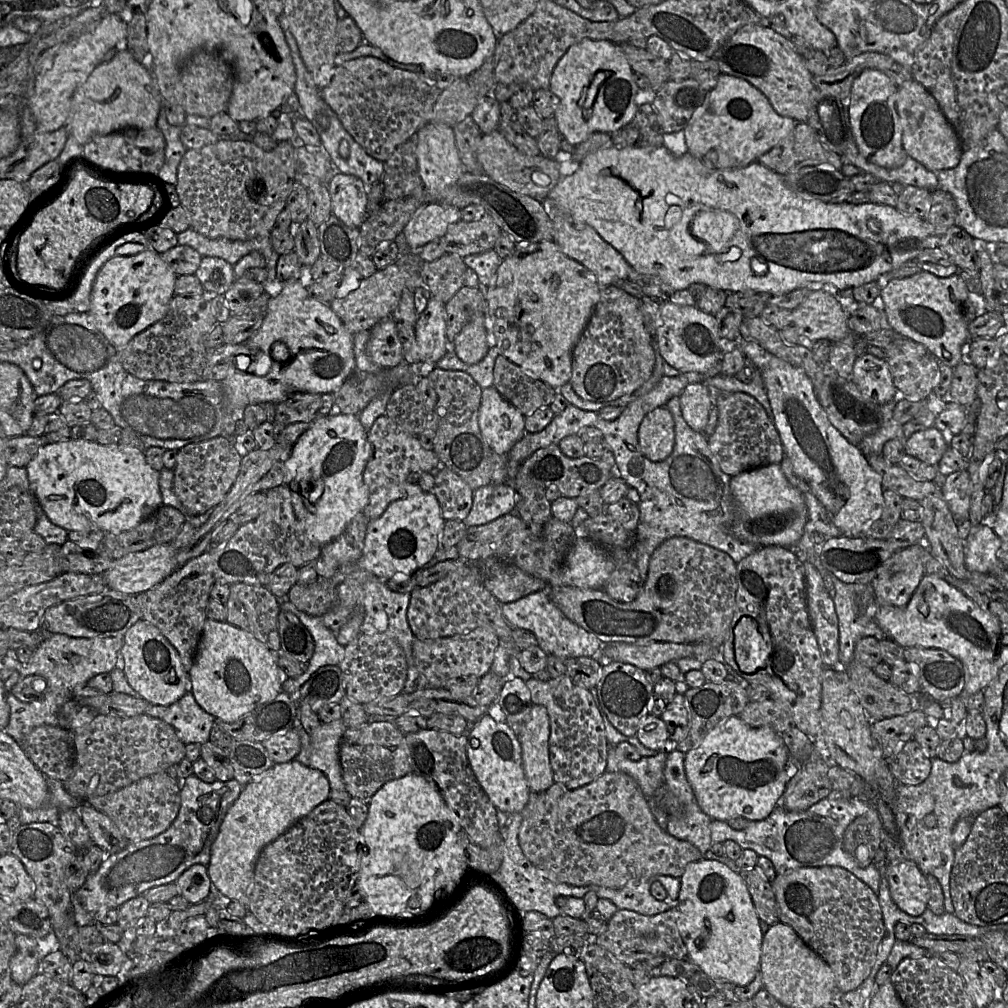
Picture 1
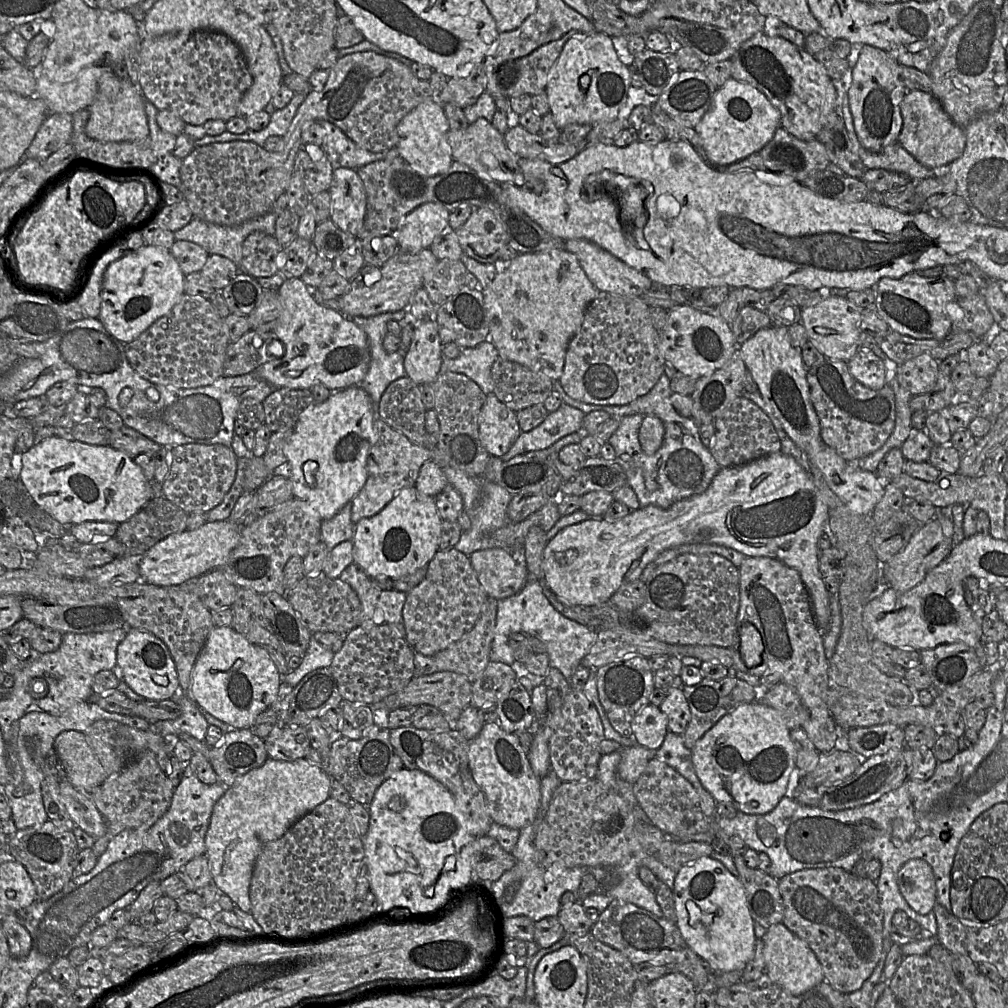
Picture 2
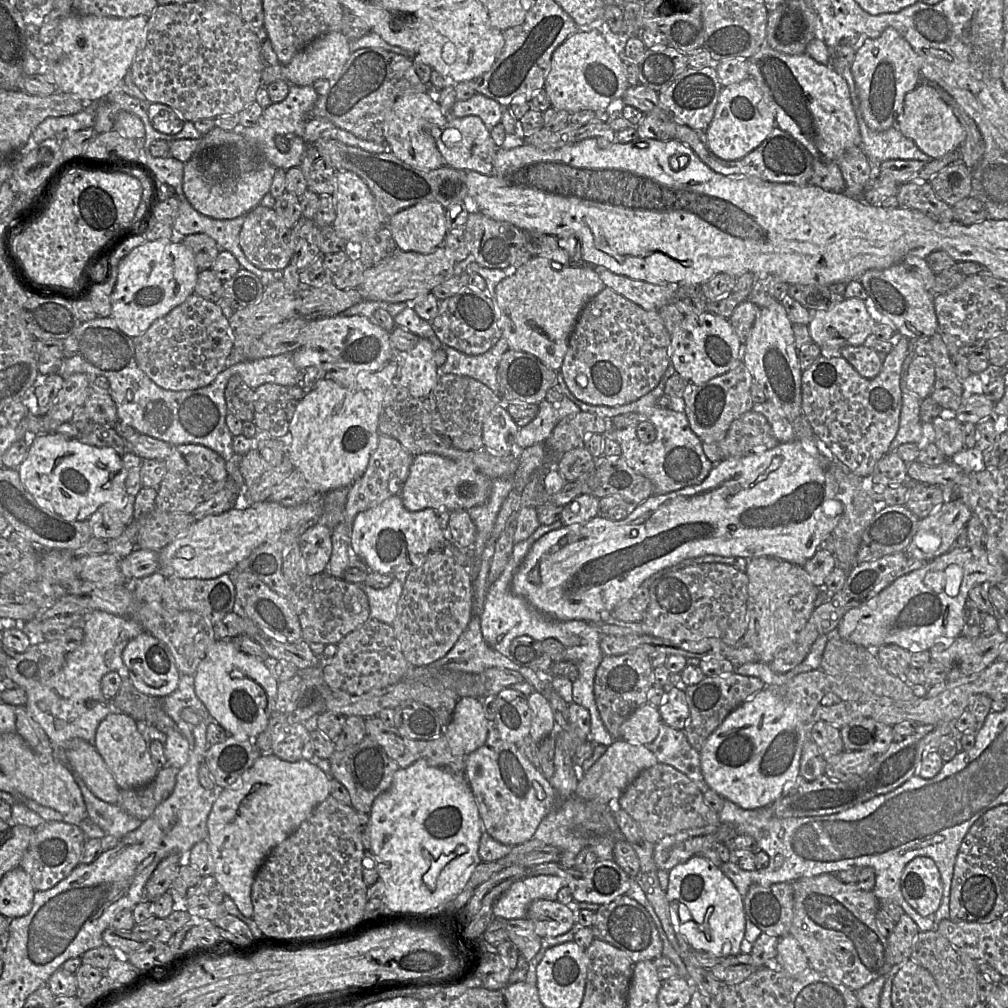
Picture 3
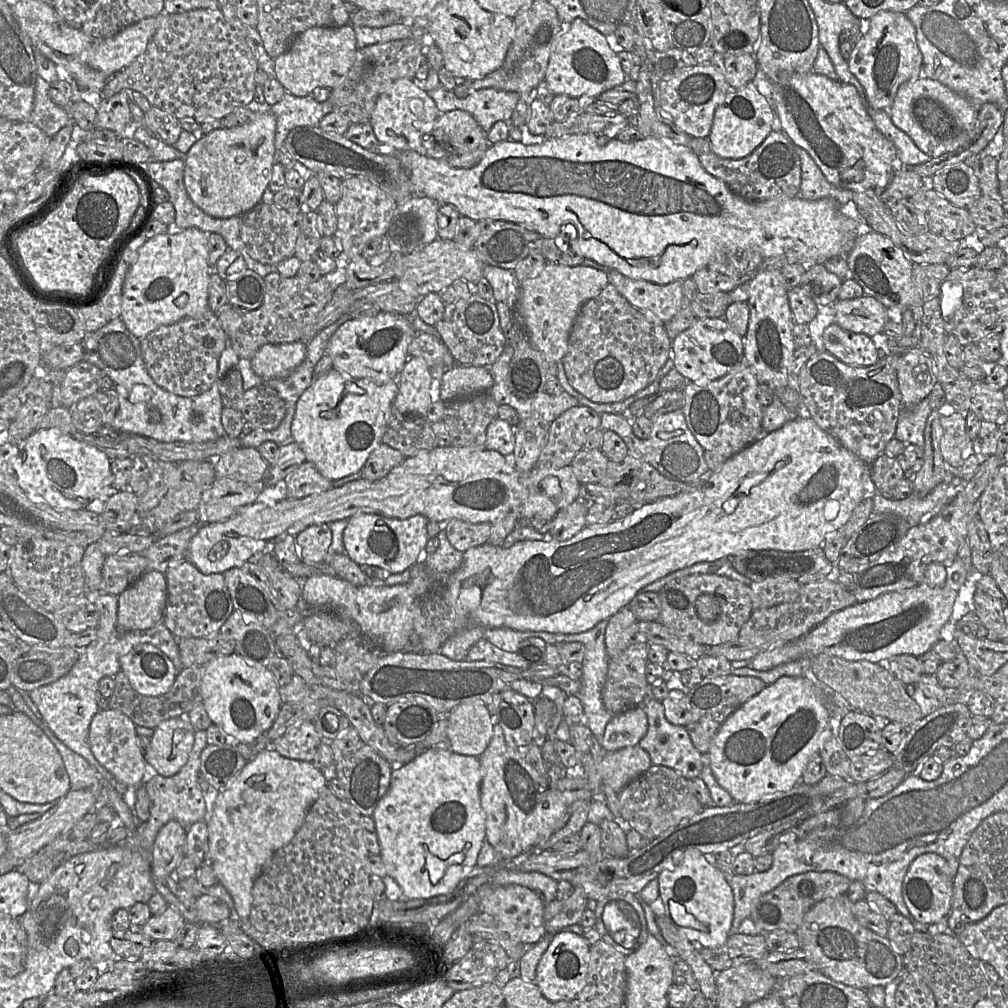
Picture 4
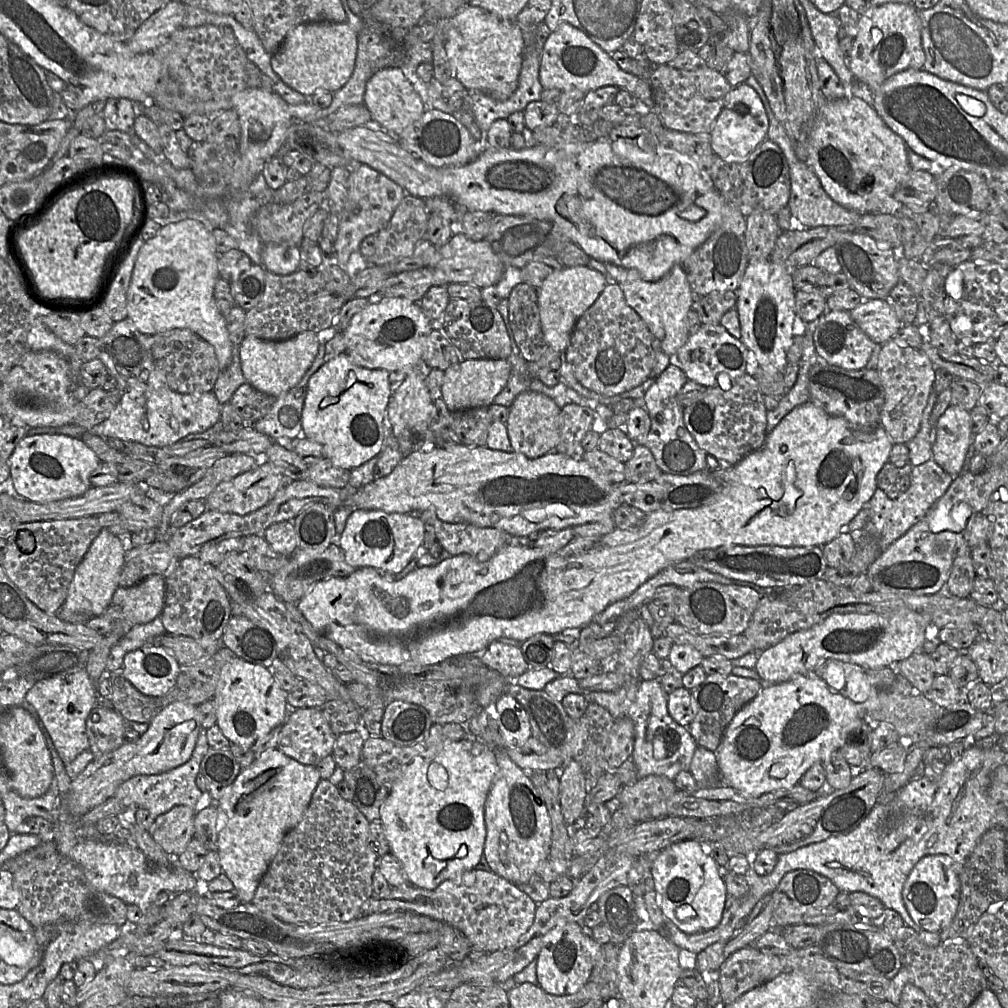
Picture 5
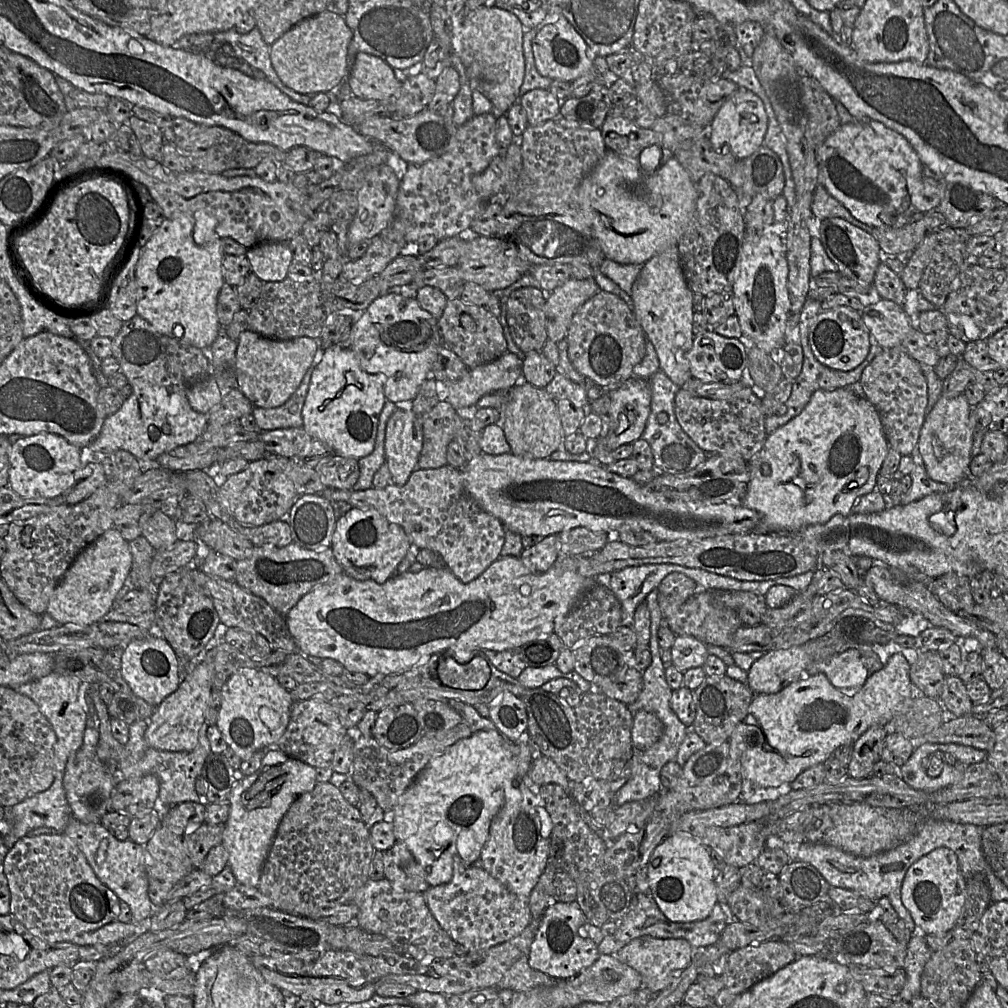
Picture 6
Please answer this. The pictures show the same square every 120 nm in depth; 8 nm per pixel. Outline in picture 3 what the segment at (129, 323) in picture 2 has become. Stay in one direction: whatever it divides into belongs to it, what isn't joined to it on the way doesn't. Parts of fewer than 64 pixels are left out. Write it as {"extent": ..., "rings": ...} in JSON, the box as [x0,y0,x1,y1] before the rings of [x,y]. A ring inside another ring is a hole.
{"extent":[108,236,198,337],"rings":[[[176,236],[175,240],[145,241],[127,257],[123,254],[116,268],[108,268],[108,275],[115,280],[111,295],[111,317],[129,337],[142,335],[156,320],[194,293],[198,272],[192,251],[179,237]]]}

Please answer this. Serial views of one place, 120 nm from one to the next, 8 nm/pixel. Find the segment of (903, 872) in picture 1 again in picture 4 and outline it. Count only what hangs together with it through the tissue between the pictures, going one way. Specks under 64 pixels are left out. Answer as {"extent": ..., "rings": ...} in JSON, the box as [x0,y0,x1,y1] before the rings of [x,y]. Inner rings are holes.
{"extent":[902,853,954,925],"rings":[[[936,853],[919,855],[910,864],[902,883],[902,896],[907,909],[918,922],[931,925],[951,912],[954,878],[945,858]]]}

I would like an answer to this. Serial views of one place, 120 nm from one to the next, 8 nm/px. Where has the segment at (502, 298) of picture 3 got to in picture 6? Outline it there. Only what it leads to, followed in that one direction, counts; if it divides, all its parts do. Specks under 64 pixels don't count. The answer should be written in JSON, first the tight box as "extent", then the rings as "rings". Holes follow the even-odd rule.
{"extent":[546,277,600,344],"rings":[[[594,277],[584,280],[570,278],[563,285],[546,293],[546,331],[556,344],[564,339],[576,311],[600,290]]]}

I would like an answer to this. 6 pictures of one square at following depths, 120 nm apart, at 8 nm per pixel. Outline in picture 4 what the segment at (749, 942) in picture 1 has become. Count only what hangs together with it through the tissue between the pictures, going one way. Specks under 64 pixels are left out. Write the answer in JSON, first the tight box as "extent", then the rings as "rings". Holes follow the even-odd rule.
{"extent":[657,849,734,948],"rings":[[[695,849],[685,851],[681,861],[663,870],[657,880],[665,917],[679,933],[703,948],[716,948],[726,942],[734,914],[732,888],[721,871],[711,865],[702,852]]]}

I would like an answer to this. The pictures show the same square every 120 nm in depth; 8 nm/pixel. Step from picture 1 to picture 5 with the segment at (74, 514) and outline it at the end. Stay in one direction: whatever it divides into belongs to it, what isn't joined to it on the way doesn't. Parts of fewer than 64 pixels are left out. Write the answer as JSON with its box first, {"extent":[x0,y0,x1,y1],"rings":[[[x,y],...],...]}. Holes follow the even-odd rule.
{"extent":[8,434,101,503],"rings":[[[36,434],[19,441],[8,463],[15,494],[30,502],[49,503],[85,493],[91,487],[90,476],[101,460],[80,438]]]}

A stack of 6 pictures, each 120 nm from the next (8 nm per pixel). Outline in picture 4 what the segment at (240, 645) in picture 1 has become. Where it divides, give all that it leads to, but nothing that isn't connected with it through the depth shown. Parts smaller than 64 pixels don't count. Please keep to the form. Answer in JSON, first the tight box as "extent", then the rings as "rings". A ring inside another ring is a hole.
{"extent":[202,653,282,744],"rings":[[[237,653],[219,656],[203,665],[202,703],[227,744],[250,742],[262,733],[267,733],[282,706],[279,689],[275,676],[267,666]]]}

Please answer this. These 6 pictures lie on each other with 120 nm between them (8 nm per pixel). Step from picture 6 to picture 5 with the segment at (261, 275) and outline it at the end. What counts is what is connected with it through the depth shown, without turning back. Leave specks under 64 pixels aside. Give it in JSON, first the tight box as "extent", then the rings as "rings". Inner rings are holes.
{"extent":[261,244,300,275],"rings":[[[264,244],[261,252],[262,266],[277,275],[290,275],[297,271],[300,261],[299,246],[289,244]]]}

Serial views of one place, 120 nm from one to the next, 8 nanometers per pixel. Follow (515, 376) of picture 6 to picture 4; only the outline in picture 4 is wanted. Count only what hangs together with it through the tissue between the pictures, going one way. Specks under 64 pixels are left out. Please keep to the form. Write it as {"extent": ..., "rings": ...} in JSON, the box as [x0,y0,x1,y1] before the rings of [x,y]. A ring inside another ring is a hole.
{"extent":[439,364,494,402],"rings":[[[454,364],[447,368],[439,382],[439,395],[441,400],[449,402],[476,393],[488,392],[493,383],[494,379],[488,367]]]}

